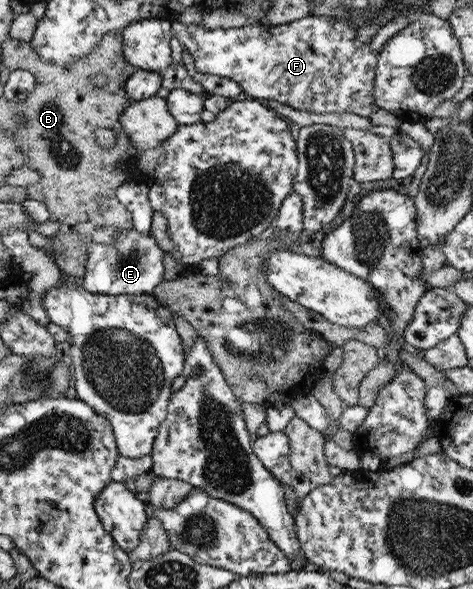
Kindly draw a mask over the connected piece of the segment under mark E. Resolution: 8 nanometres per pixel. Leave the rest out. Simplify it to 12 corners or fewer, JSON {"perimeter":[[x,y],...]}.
{"perimeter":[[124,230],[116,245],[87,244],[82,287],[152,294],[164,281],[164,250]]}

